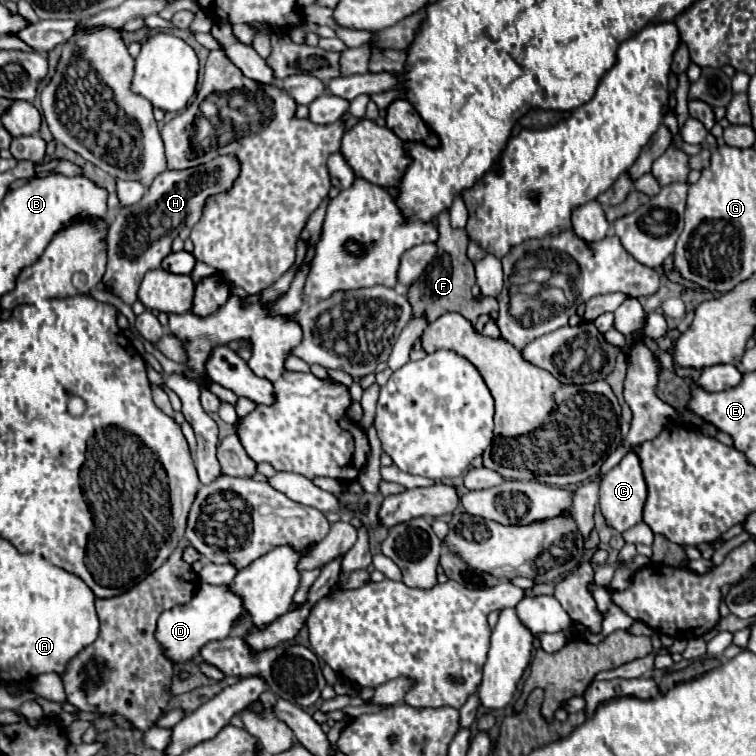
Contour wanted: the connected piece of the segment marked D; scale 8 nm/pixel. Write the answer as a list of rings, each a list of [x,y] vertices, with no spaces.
[[[202,583],[188,603],[168,609],[160,615],[156,639],[162,643],[162,647],[166,649],[166,655],[172,661],[184,663],[196,657],[202,645],[216,639],[226,639],[240,617],[244,617],[244,603],[240,595],[236,595],[228,585]]]

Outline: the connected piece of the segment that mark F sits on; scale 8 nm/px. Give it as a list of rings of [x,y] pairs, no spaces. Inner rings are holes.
[[[444,209],[438,215],[438,231],[440,231],[440,237],[436,241],[436,245],[438,245],[436,259],[426,267],[424,275],[408,289],[408,299],[410,299],[410,305],[414,309],[414,315],[426,313],[428,321],[434,321],[434,319],[438,319],[444,313],[456,311],[456,313],[464,315],[466,319],[470,319],[472,323],[476,323],[478,315],[480,313],[488,313],[490,307],[484,305],[484,301],[476,303],[472,299],[472,293],[470,293],[472,285],[476,283],[476,275],[474,275],[472,261],[466,257],[466,247],[470,243],[468,233],[464,229],[454,229],[450,225],[448,209]]]

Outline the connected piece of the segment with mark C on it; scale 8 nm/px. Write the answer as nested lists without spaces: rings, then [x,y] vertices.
[[[628,453],[600,483],[602,515],[612,529],[616,529],[618,533],[624,533],[626,529],[630,529],[642,521],[644,499],[646,499],[646,483],[644,483],[644,475],[640,469],[640,459],[636,453]]]

